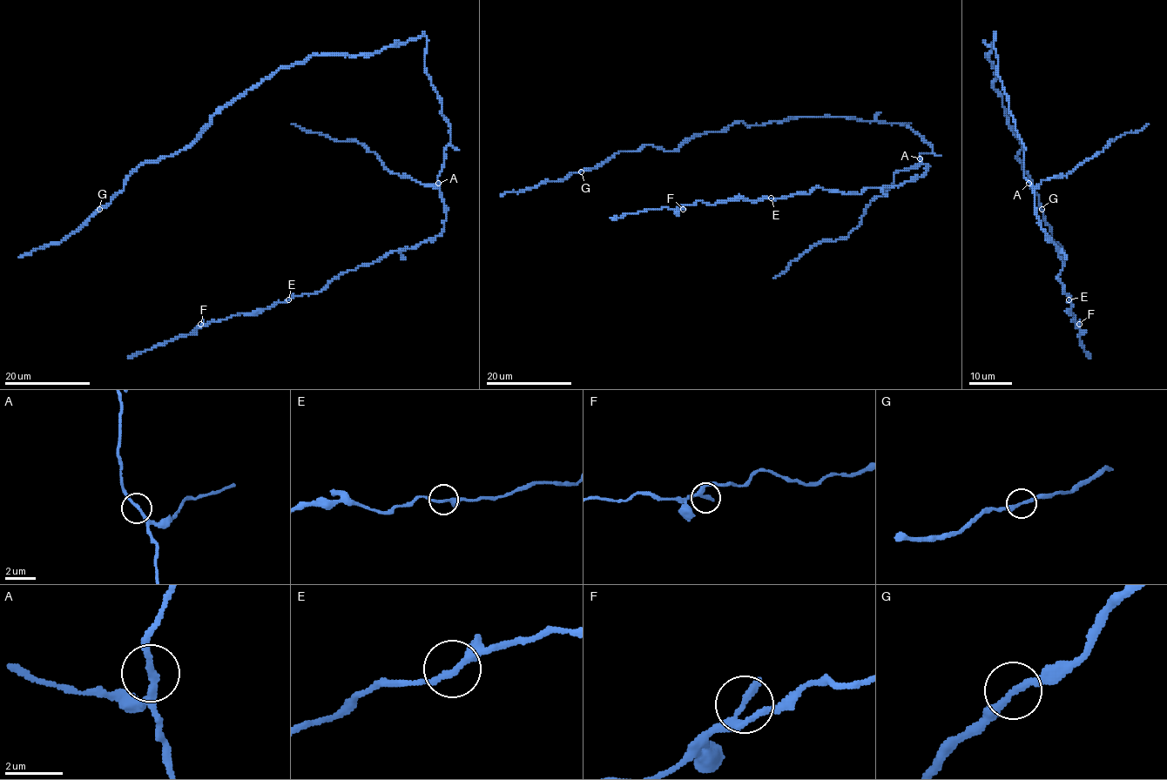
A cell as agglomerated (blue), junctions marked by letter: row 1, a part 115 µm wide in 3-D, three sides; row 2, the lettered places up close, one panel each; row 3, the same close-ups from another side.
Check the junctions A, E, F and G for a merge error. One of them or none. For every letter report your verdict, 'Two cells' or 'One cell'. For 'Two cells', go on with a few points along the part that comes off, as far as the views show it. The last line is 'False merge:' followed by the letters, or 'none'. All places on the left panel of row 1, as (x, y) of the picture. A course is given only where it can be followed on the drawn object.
A: One cell
E: One cell
F: One cell
G: One cell
False merge: none

